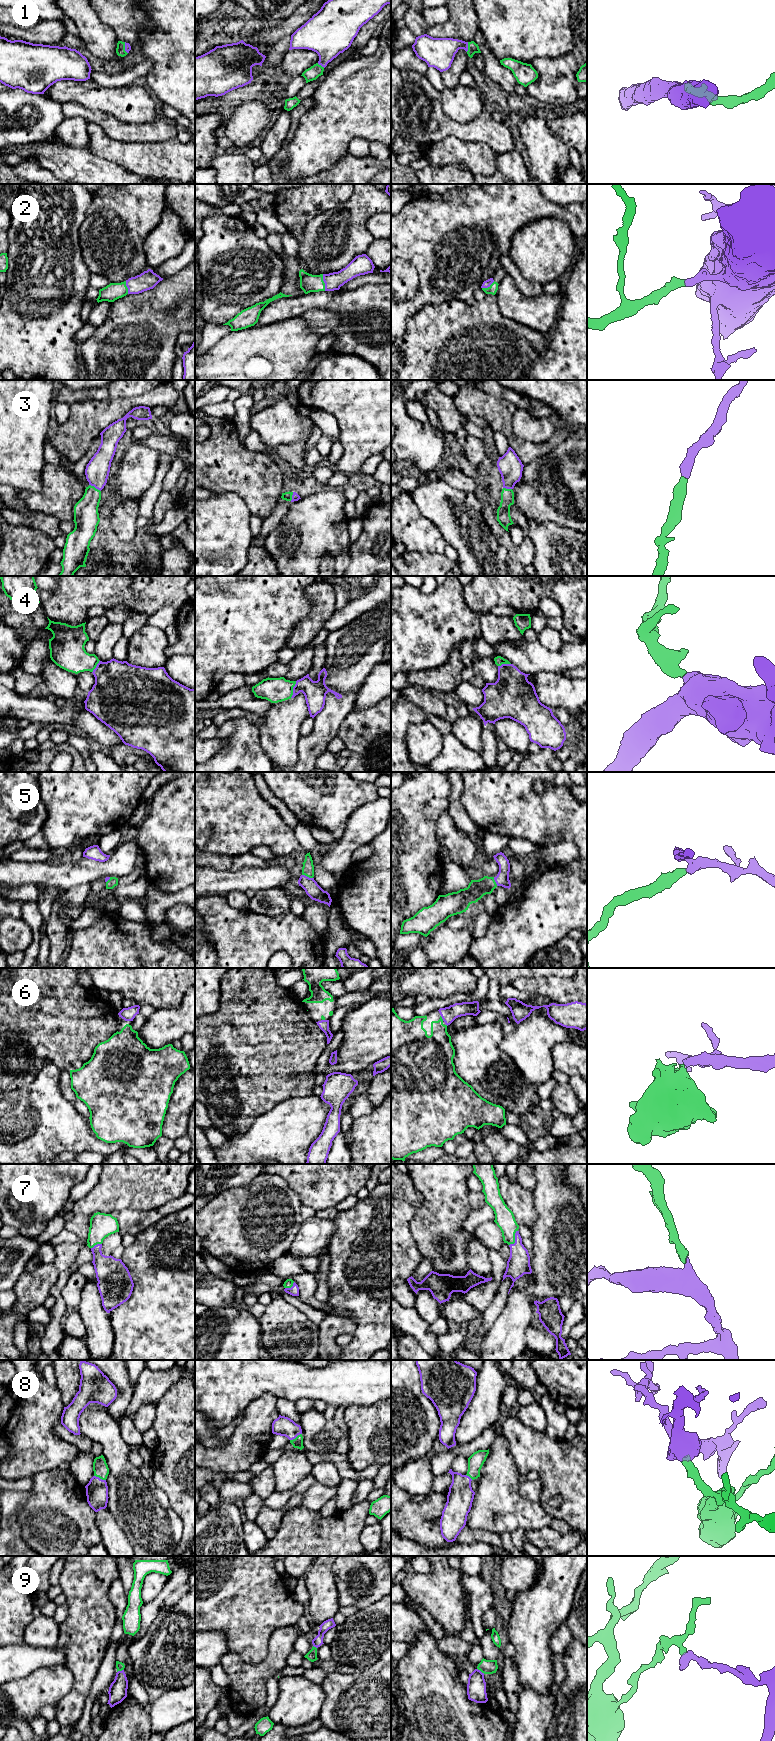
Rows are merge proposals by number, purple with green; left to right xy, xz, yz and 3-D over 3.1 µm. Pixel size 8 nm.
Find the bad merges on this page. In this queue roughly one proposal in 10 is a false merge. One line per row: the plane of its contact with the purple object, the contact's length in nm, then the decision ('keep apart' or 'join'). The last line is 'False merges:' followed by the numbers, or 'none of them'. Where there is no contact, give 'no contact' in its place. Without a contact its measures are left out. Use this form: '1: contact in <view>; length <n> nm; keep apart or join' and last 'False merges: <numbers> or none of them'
1: contact in yz; length 80 nm; join
2: contact in xz; length 140 nm; join
3: contact in xy; length 110 nm; join
4: contact in xz; length 140 nm; join
5: contact in xz; length 90 nm; join
6: contact in yz; length 50 nm; join
7: contact in yz; length 140 nm; join
8: contact in xy; length 100 nm; join
9: contact in yz; length 80 nm; keep apart
False merges: 9

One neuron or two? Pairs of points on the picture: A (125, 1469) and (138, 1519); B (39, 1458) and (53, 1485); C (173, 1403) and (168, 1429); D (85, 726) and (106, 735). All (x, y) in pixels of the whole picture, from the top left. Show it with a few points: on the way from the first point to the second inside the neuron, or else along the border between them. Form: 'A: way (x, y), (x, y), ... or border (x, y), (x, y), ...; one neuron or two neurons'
A: way (125, 1481), (131, 1497), (138, 1507); one neuron
B: border (58, 1467), (42, 1470), (32, 1476); two neurons
C: way (173, 1409), (173, 1423); one neuron
D: way (90, 726), (101, 733); one neuron

